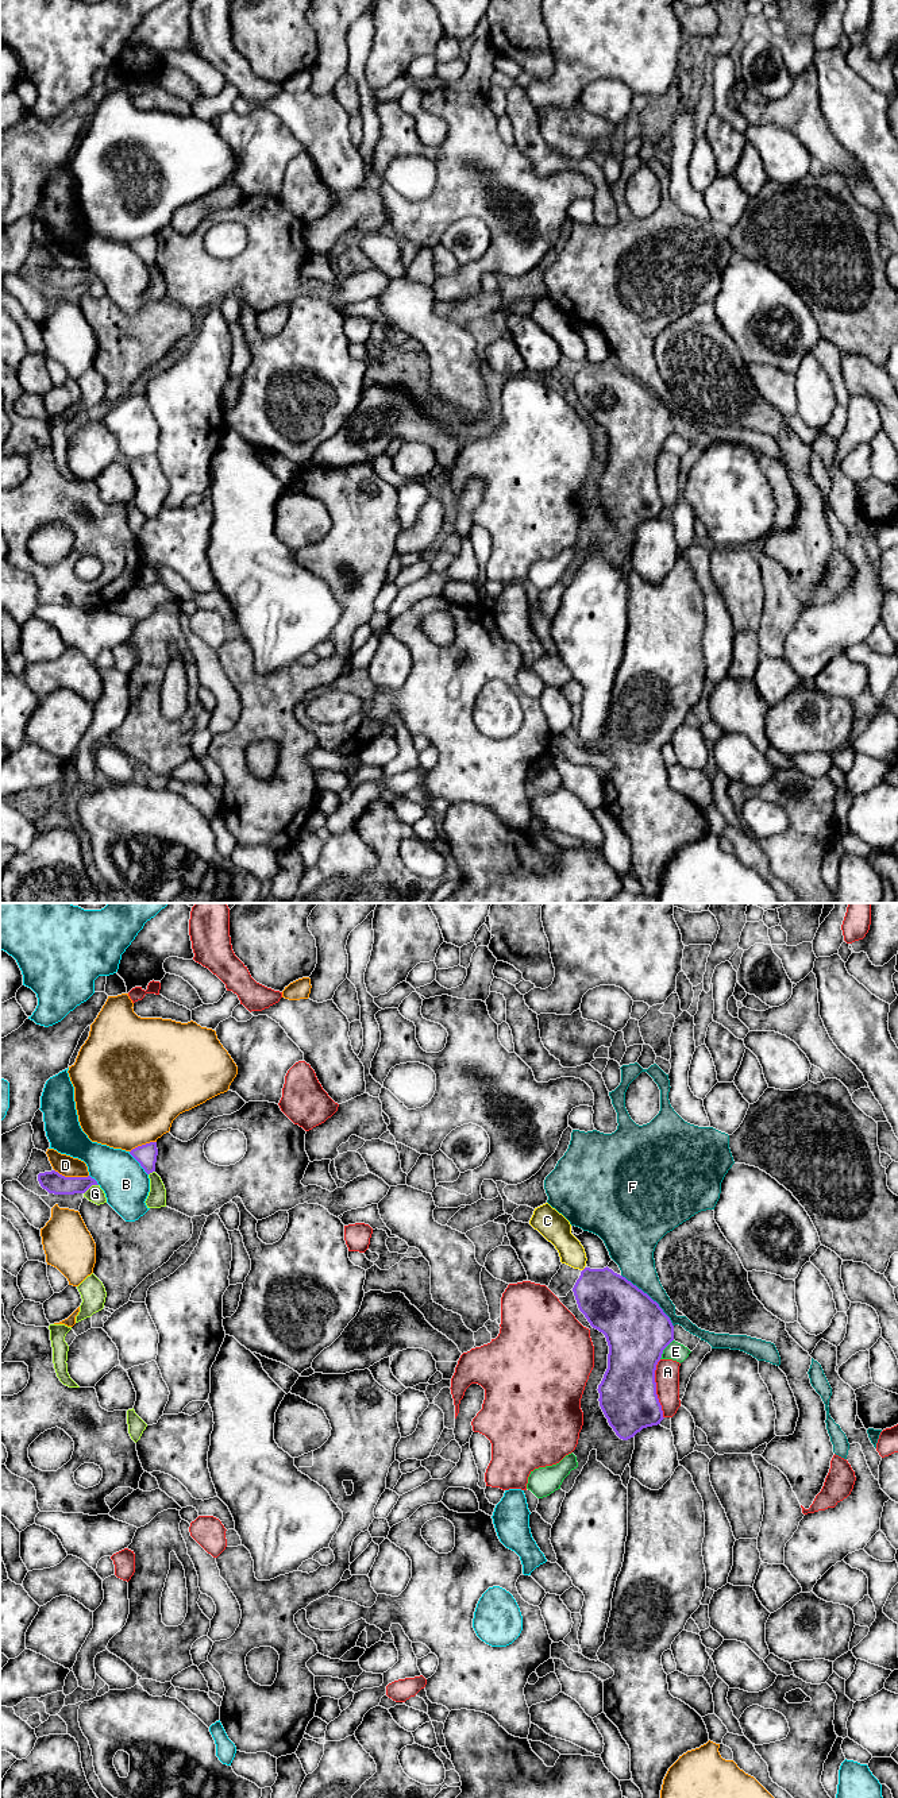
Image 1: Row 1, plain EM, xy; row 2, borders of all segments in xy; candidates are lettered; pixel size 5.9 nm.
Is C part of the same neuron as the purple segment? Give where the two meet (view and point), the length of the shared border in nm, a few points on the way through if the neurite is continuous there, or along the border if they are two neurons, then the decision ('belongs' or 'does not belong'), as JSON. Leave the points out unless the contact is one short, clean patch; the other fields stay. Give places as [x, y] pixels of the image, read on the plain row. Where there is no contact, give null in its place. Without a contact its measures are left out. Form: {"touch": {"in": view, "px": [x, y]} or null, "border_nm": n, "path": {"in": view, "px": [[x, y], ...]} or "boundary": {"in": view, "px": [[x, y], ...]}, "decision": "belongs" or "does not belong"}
{"touch": {"in": "xy", "px": [584, 362]}, "border_nm": 30, "path": {"in": "xy", "px": [[609, 394], [594, 379], [584, 362], [571, 346]]}, "decision": "belongs"}

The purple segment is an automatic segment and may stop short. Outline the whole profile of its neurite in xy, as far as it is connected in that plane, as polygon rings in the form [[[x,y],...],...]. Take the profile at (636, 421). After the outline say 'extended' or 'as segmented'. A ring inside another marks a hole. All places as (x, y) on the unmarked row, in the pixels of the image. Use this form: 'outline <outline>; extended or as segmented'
outline [[[585,360],[573,381],[579,404],[606,431],[608,462],[598,478],[600,499],[616,528],[628,533],[643,521],[660,517],[662,498],[656,487],[655,463],[663,443],[674,433],[674,418],[656,394],[614,366]]]; as segmented

